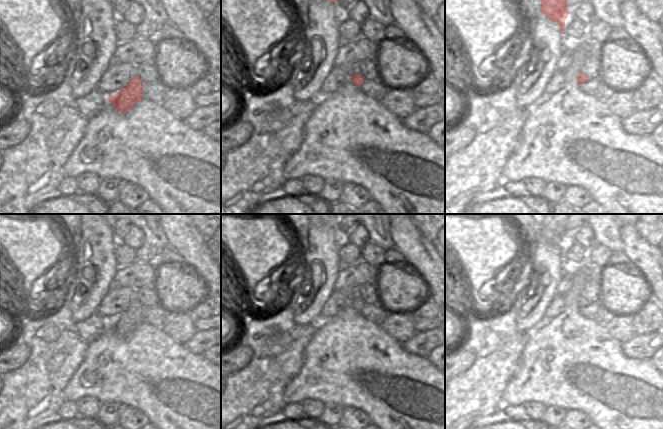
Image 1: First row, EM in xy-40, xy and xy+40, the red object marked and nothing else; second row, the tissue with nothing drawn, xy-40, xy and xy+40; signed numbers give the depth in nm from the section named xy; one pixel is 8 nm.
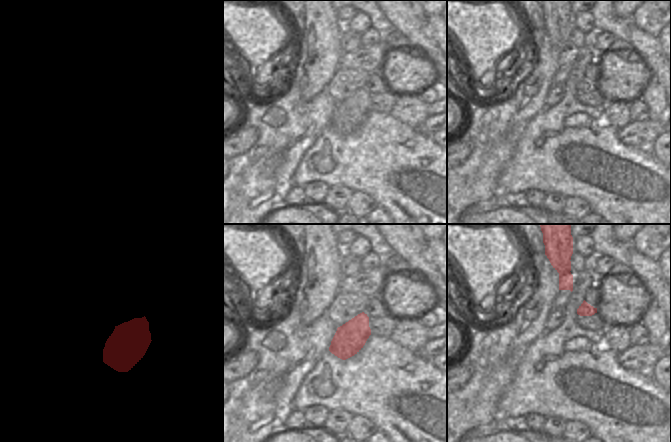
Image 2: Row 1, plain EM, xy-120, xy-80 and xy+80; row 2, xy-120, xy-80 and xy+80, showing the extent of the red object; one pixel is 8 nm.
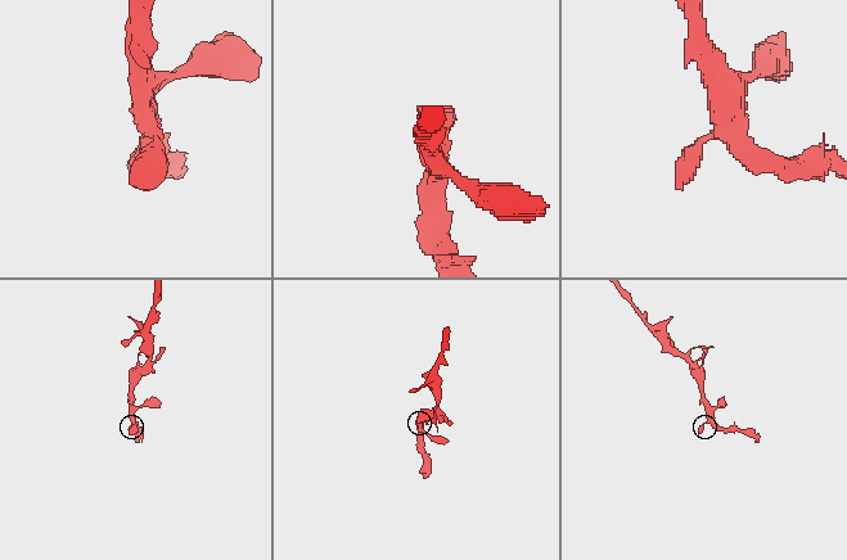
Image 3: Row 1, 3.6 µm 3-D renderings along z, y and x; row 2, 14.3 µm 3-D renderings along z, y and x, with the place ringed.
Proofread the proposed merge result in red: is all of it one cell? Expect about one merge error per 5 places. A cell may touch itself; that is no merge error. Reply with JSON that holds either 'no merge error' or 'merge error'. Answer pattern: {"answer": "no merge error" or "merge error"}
{"answer": "no merge error"}

